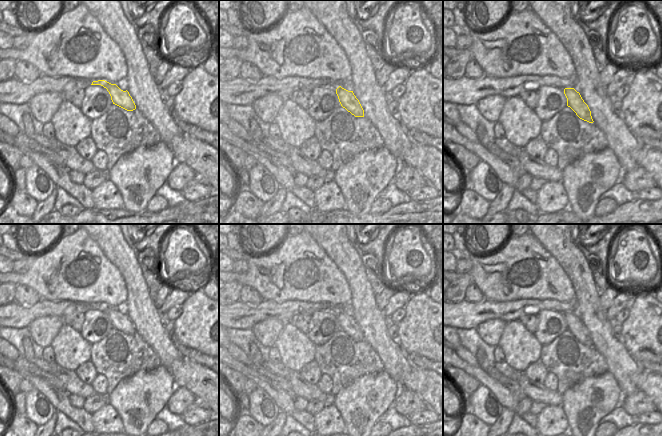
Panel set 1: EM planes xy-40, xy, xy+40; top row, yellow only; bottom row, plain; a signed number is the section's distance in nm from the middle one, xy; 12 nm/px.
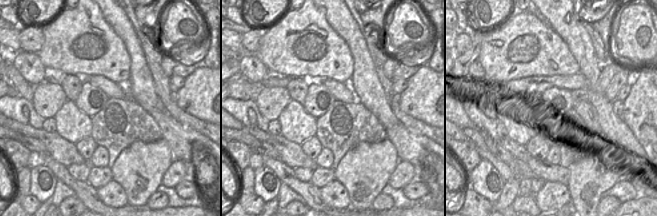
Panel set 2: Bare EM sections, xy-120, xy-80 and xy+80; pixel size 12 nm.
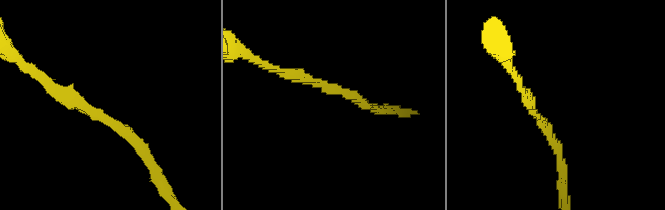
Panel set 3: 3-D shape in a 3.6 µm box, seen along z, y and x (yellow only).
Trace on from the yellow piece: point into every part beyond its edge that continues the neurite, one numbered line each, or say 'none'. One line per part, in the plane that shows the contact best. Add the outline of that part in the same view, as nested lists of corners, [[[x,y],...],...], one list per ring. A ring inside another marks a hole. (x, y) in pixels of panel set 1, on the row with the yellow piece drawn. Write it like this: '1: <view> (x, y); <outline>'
none

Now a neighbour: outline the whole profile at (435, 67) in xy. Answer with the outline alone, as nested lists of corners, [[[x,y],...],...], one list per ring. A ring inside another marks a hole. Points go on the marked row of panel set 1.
[[[434,59],[427,64],[428,71],[437,79],[443,79],[443,62],[440,59]]]

